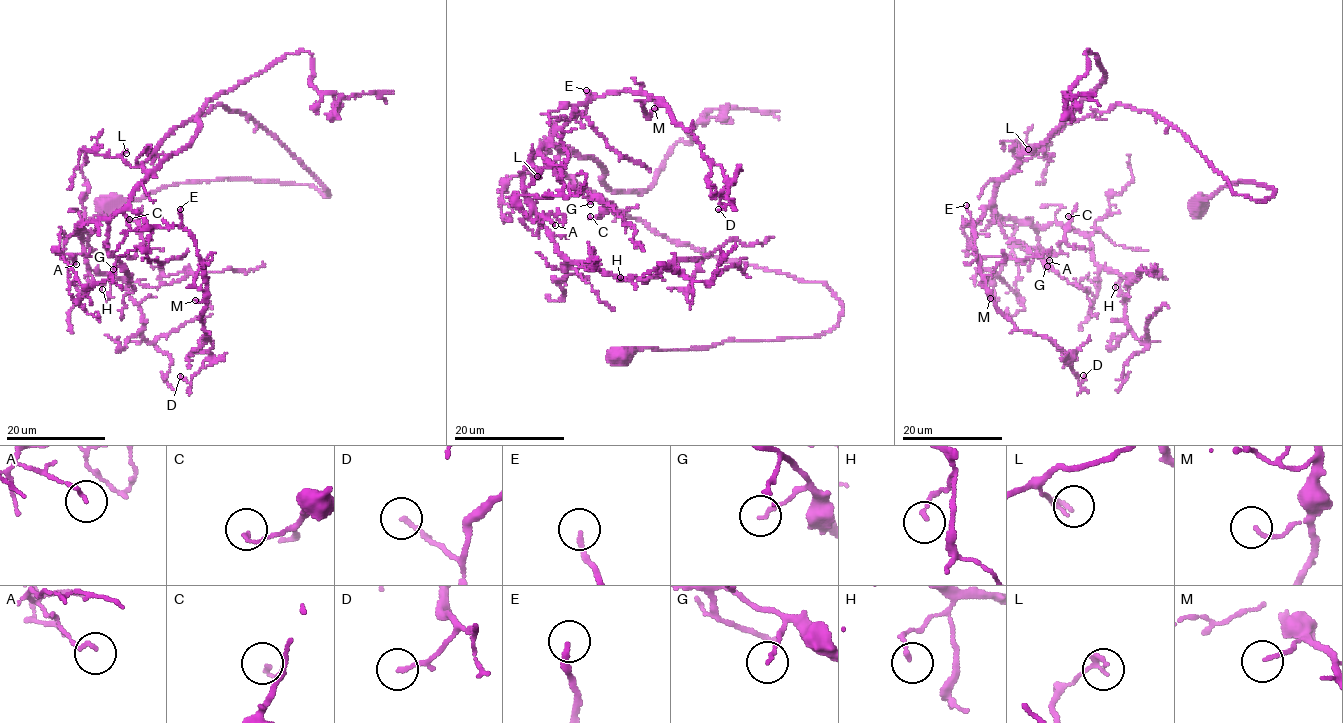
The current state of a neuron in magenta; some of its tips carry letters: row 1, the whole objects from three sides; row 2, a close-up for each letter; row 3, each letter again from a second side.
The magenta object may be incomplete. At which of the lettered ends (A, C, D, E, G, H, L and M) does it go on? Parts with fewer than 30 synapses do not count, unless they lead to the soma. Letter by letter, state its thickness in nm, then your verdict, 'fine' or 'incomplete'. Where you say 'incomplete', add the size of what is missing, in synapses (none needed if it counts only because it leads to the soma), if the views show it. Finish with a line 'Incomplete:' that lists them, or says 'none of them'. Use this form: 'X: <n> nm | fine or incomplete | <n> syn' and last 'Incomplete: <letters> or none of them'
A: 120 nm | fine
C: 130 nm | fine
D: 110 nm | fine
E: 190 nm | fine
G: 130 nm | fine
H: 130 nm | fine
L: 110 nm | fine
M: 130 nm | fine
Incomplete: none of them

